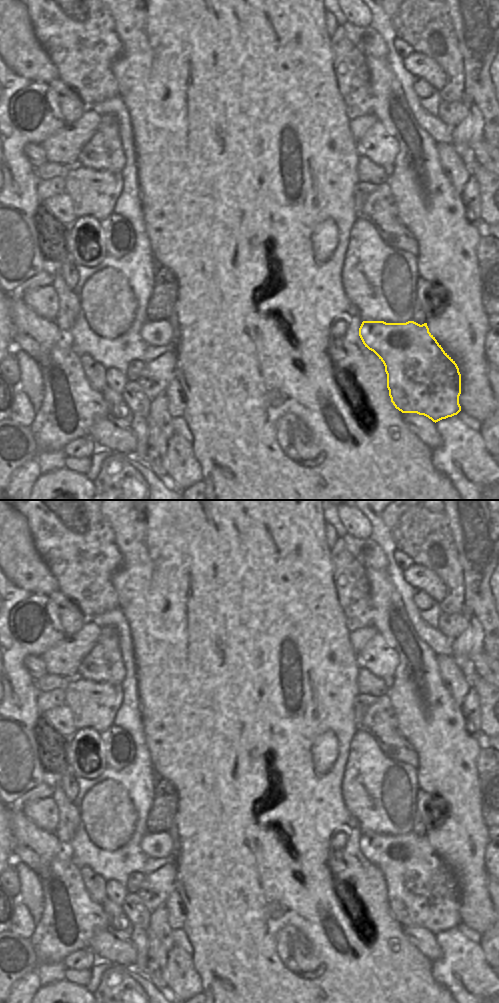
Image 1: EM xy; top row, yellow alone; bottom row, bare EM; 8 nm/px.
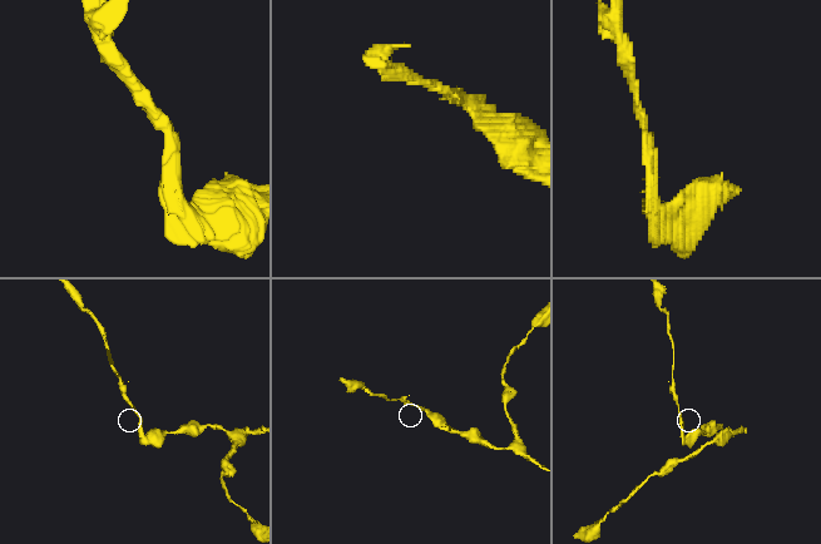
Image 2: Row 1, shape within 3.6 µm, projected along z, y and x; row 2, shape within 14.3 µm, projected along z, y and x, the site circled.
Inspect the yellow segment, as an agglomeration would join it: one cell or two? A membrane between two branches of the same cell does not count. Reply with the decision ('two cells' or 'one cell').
two cells

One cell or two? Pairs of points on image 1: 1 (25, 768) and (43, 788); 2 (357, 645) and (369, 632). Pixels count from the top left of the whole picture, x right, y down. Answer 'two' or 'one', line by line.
1: two
2: one

